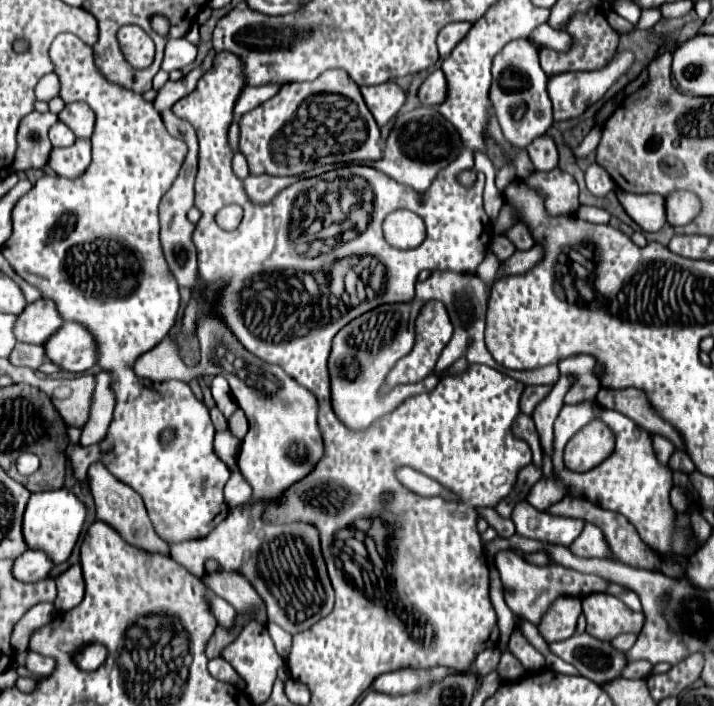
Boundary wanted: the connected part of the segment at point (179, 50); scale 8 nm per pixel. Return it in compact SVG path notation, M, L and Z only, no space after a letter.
M185 38L169 40L169 44L165 48L165 58L163 58L161 70L165 70L165 72L181 70L181 68L193 64L195 56L197 56L197 48L191 42L187 42Z

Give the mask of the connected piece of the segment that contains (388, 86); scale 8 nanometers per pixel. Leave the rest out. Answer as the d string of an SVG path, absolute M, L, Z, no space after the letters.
M391 80L377 86L361 86L361 94L365 98L367 108L375 116L379 128L385 126L391 118L395 118L407 100L405 90Z

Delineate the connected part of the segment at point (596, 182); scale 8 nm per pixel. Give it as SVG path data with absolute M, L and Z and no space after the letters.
M593 162L587 168L585 184L593 196L607 196L609 192L615 190L615 184L613 184L609 172L605 172L605 168L601 168L597 162Z

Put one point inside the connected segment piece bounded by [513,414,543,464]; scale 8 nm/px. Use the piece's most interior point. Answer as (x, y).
(525, 428)

